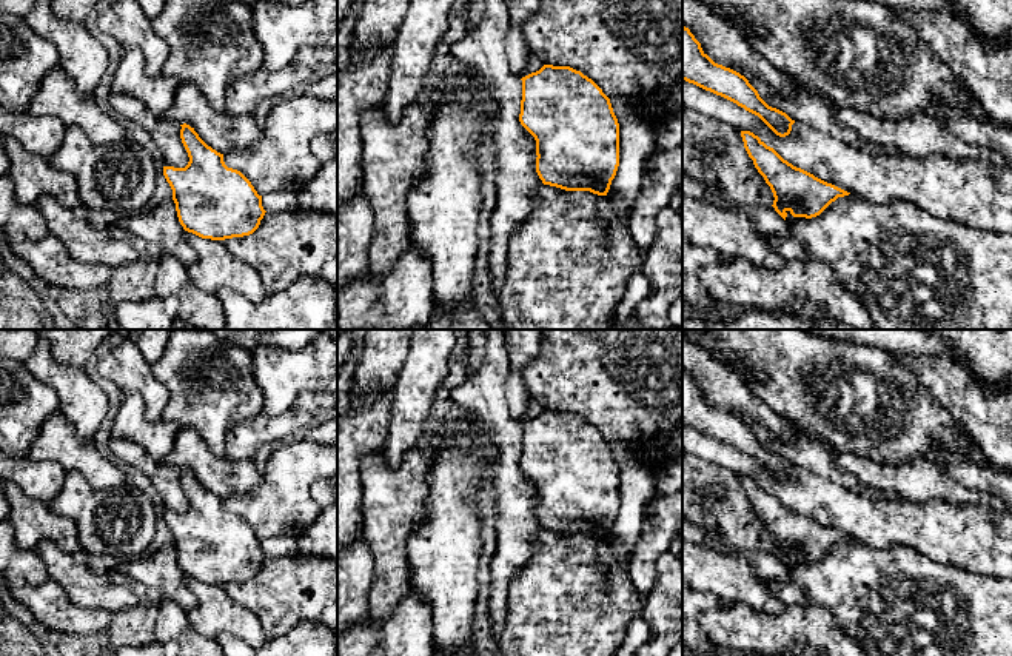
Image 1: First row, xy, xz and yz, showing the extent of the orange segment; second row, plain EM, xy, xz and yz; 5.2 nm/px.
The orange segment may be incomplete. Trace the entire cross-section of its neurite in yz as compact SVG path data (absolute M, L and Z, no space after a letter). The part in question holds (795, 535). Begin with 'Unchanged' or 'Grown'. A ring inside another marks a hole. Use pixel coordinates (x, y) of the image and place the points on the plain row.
Unchanged. M741 476L741 482L755 513L773 537L772 551L784 565L789 557L793 562L816 562L838 542L850 539L793 511L753 477Z

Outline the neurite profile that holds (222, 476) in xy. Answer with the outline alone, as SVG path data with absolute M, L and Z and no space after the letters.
M179 428L174 448L165 462L179 470L189 470L199 482L220 499L245 494L262 482L262 473L253 459L233 460L216 456L191 428Z

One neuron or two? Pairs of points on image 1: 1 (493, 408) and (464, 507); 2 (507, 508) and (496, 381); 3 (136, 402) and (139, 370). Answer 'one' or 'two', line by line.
1: two
2: one
3: two

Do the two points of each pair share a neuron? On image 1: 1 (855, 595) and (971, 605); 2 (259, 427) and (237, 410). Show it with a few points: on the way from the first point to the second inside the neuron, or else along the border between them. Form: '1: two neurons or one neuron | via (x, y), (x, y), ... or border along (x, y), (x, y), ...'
1: one neuron | via (884, 598), (897, 605), (941, 605)
2: two neurons | border along (262, 410), (236, 424), (227, 435), (224, 445)

